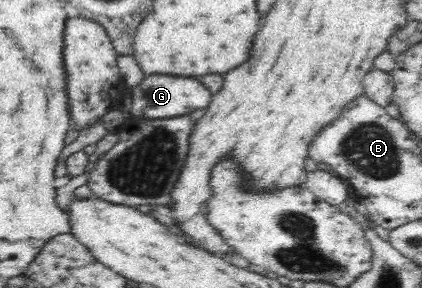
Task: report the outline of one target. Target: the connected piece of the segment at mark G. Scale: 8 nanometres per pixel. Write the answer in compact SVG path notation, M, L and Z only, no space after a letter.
M151 74L131 87L132 116L146 116L148 119L166 119L184 116L196 108L206 108L212 100L212 94L206 86L202 86L196 78L180 78L168 74Z

